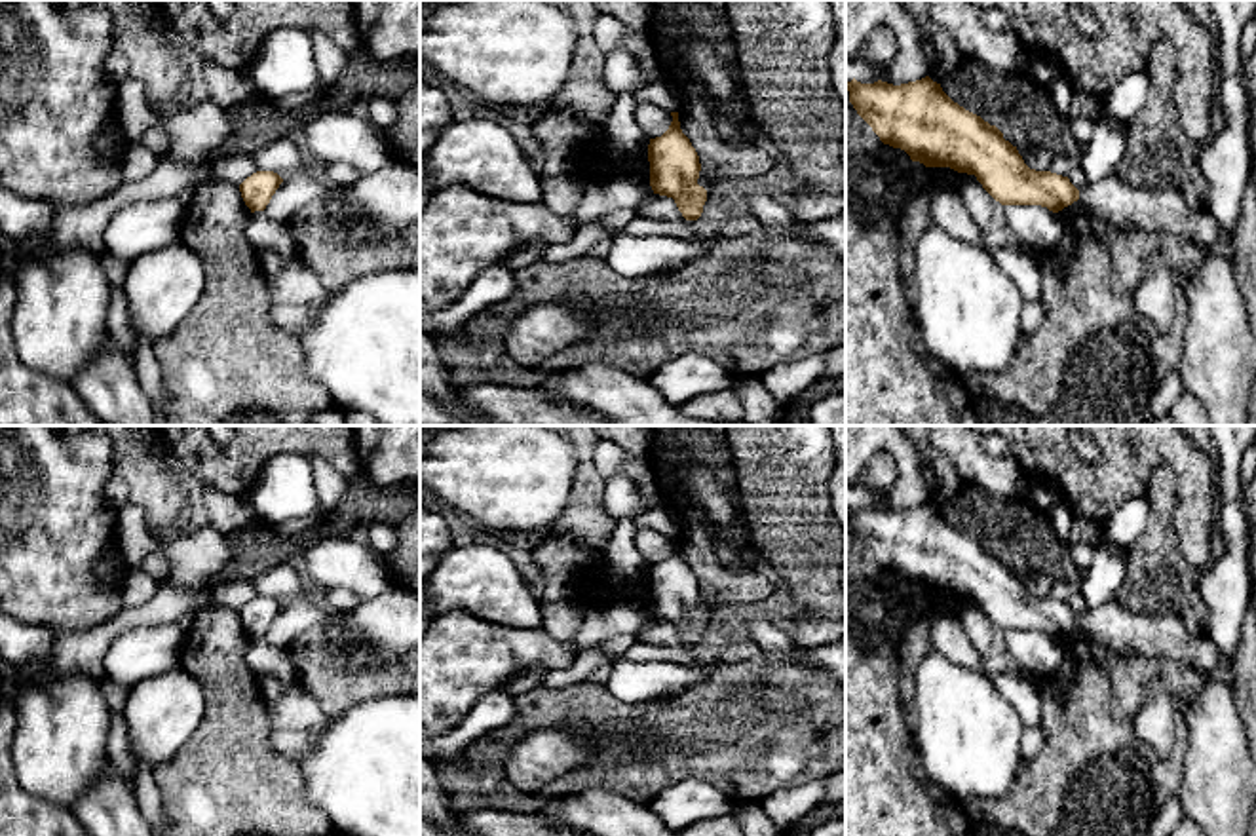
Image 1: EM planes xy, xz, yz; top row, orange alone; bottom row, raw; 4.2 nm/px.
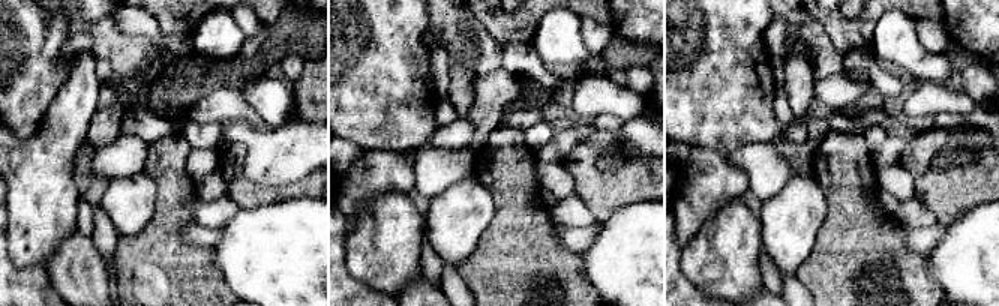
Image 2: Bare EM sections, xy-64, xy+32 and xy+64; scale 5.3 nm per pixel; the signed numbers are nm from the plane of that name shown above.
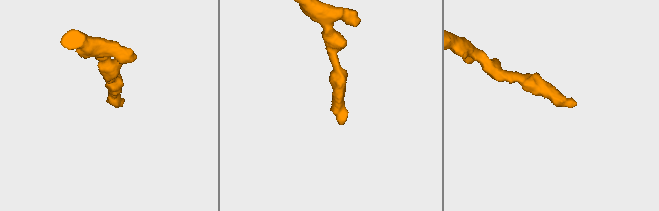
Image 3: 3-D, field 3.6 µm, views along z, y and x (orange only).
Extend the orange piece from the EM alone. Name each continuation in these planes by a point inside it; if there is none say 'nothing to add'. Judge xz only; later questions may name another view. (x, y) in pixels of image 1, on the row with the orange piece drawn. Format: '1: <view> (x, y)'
nothing to add

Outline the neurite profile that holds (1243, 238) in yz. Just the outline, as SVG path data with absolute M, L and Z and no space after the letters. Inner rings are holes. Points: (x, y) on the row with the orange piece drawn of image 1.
M1256 51L1245 61L1243 80L1250 101L1248 144L1252 156L1252 177L1243 198L1239 220L1229 236L1237 285L1248 308L1250 329L1256 334Z

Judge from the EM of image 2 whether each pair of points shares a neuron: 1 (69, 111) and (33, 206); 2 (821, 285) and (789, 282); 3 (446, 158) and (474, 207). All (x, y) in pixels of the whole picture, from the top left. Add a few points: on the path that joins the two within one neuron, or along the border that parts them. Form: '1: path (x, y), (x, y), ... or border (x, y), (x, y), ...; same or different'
1: path (60, 135), (41, 167), (41, 182); same
2: border (795, 276), (807, 290); different
3: border (473, 176), (456, 180), (431, 200); different

